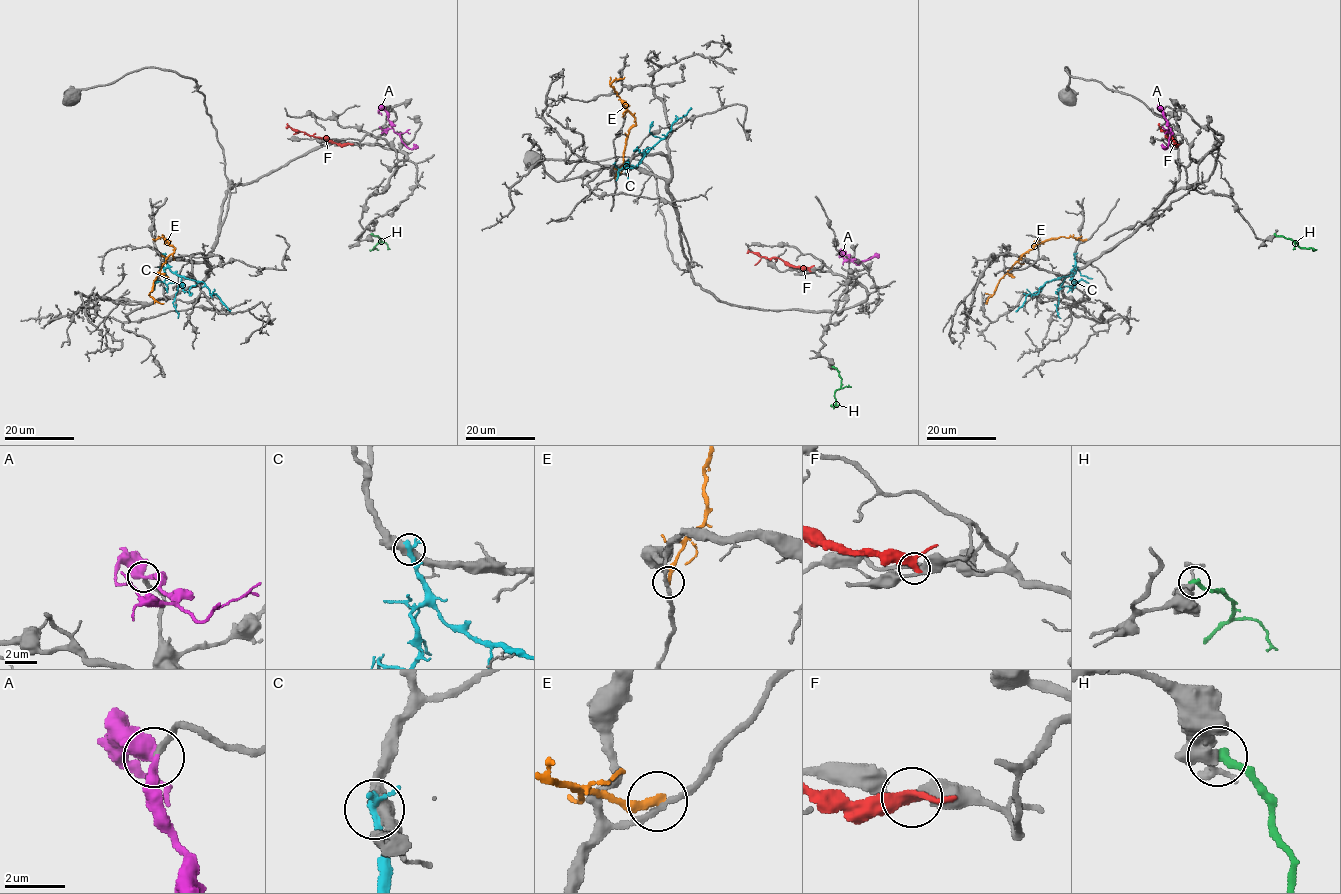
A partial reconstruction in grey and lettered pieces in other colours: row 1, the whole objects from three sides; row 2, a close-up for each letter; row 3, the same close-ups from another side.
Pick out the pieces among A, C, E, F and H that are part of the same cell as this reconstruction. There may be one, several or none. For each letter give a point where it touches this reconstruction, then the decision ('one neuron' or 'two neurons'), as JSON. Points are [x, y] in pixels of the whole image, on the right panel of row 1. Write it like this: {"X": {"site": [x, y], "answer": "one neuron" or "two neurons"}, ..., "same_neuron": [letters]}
{"A": {"site": [1163, 109], "answer": "one neuron"}, "C": {"site": [1074, 255], "answer": "two neurons"}, "E": {"site": [1086, 240], "answer": "two neurons"}, "F": {"site": [1178, 144], "answer": "two neurons"}, "H": {"site": [1274, 234], "answer": "two neurons"}, "same_neuron": ["A"]}

